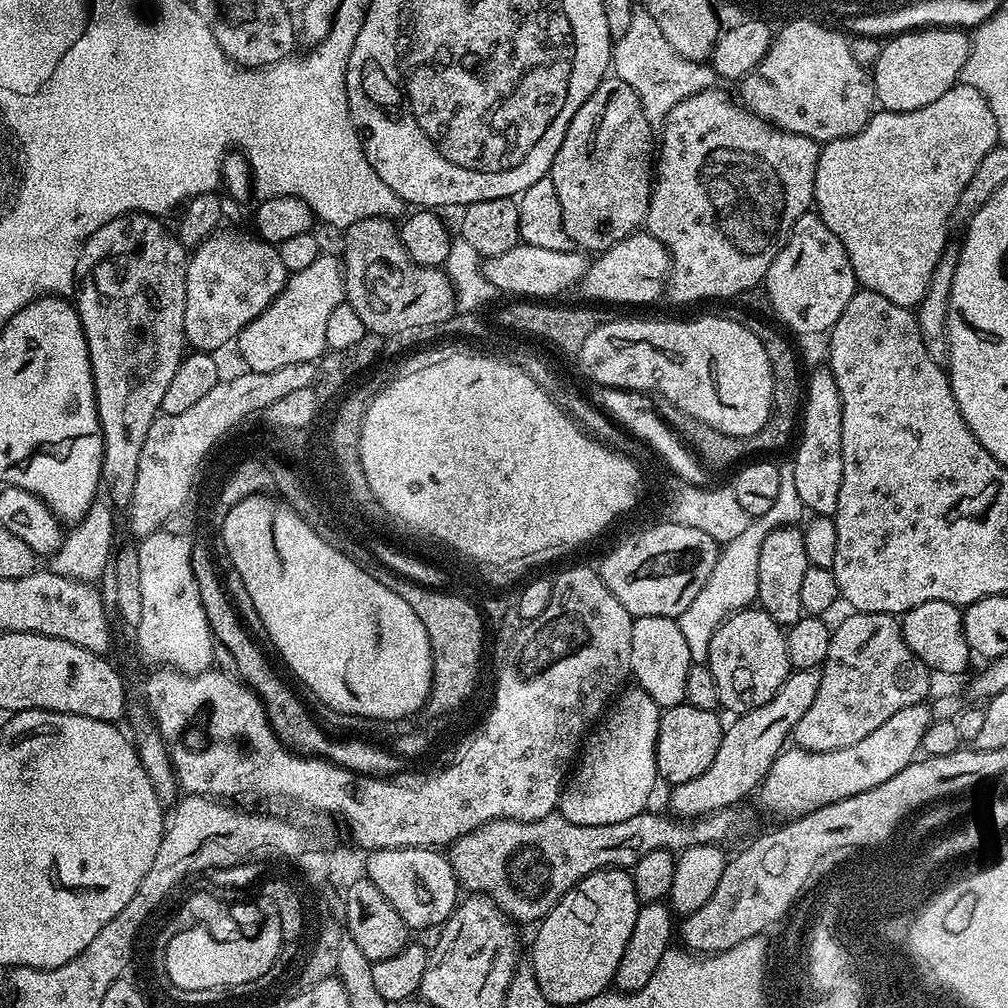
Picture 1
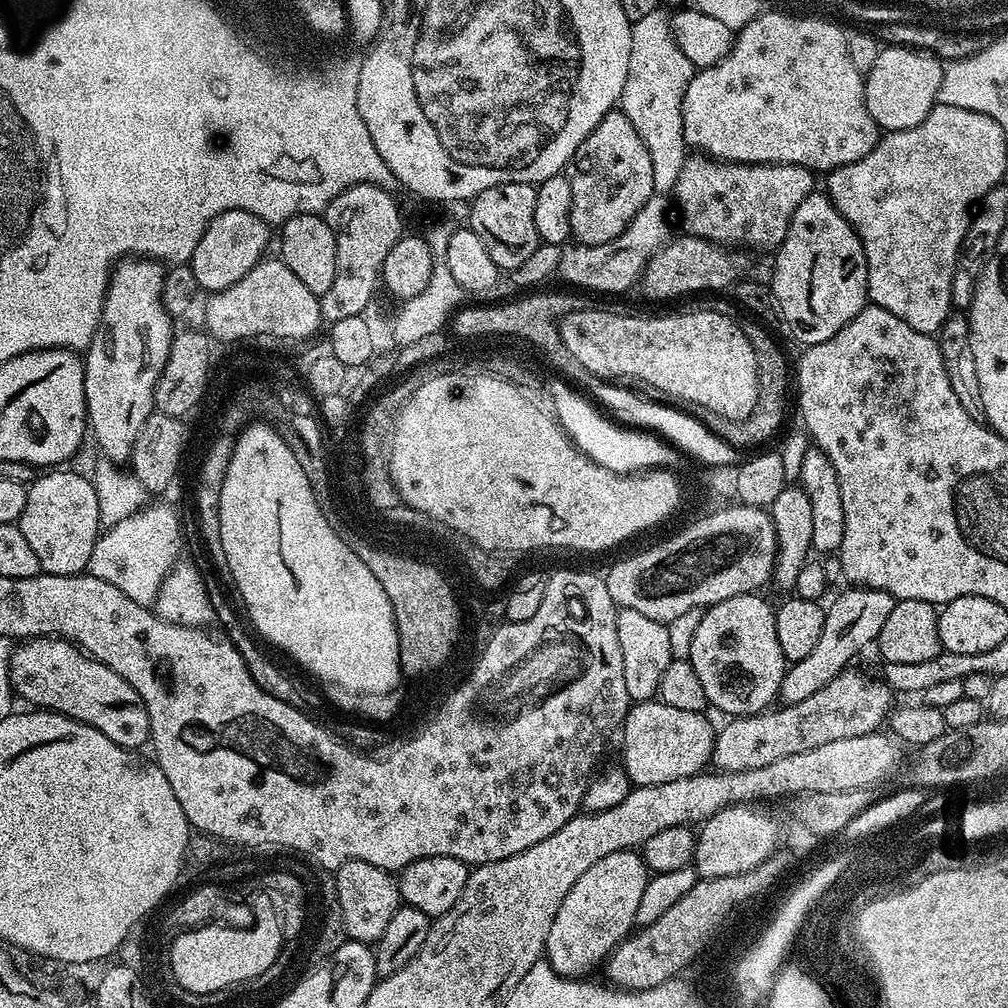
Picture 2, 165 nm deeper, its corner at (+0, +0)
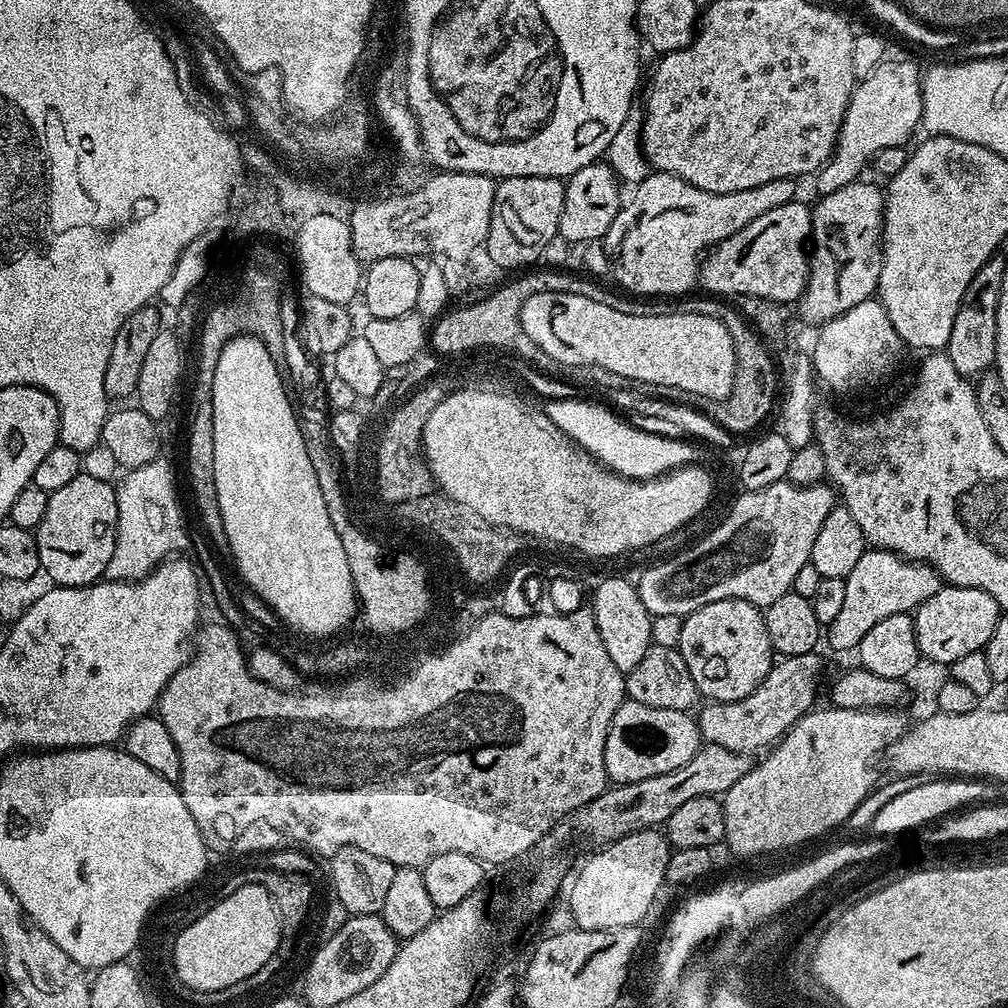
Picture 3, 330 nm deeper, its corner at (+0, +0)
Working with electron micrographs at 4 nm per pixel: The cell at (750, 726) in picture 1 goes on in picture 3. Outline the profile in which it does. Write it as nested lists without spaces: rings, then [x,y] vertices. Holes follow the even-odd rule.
[[[865,550],[862,558],[858,558],[854,570],[844,577],[846,582],[846,599],[842,601],[842,611],[838,618],[826,628],[826,644],[838,651],[854,650],[862,642],[871,628],[882,618],[890,618],[890,614],[899,612],[915,613],[916,608],[926,602],[942,586],[937,572],[928,564],[915,560],[906,560],[894,552]]]

